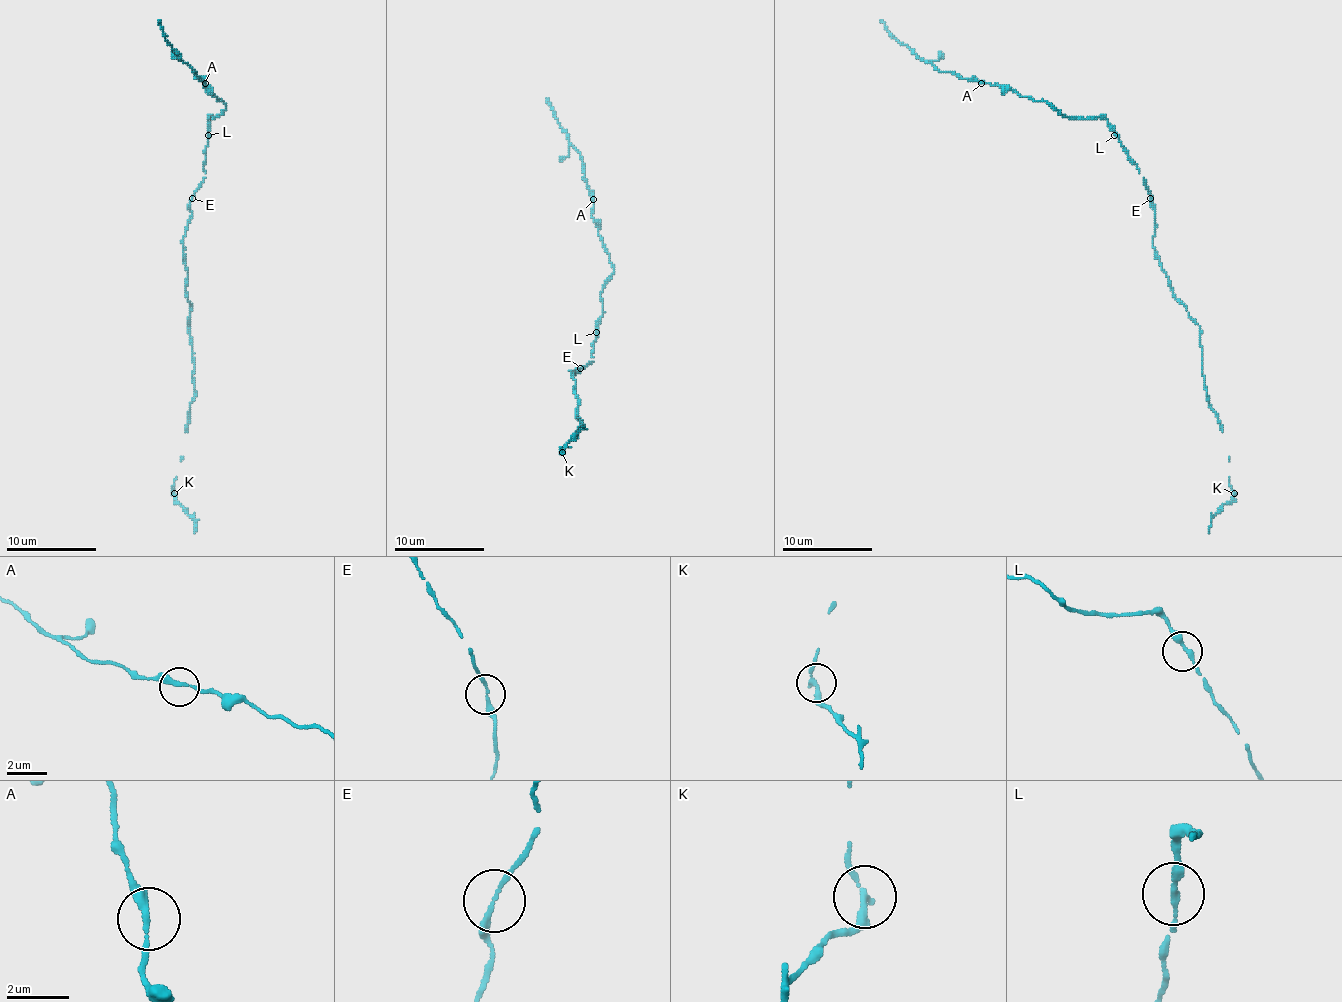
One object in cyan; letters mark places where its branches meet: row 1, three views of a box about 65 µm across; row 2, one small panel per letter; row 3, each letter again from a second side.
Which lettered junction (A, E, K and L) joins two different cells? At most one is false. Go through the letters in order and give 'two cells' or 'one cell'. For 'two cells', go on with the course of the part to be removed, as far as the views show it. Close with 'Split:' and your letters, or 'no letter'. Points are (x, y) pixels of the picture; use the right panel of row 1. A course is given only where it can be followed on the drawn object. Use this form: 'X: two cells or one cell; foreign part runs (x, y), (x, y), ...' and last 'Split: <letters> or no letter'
A: one cell
E: one cell
K: two cells; foreign part runs (1233, 493), (1211, 520), (1209, 533)
L: one cell
Split: K

